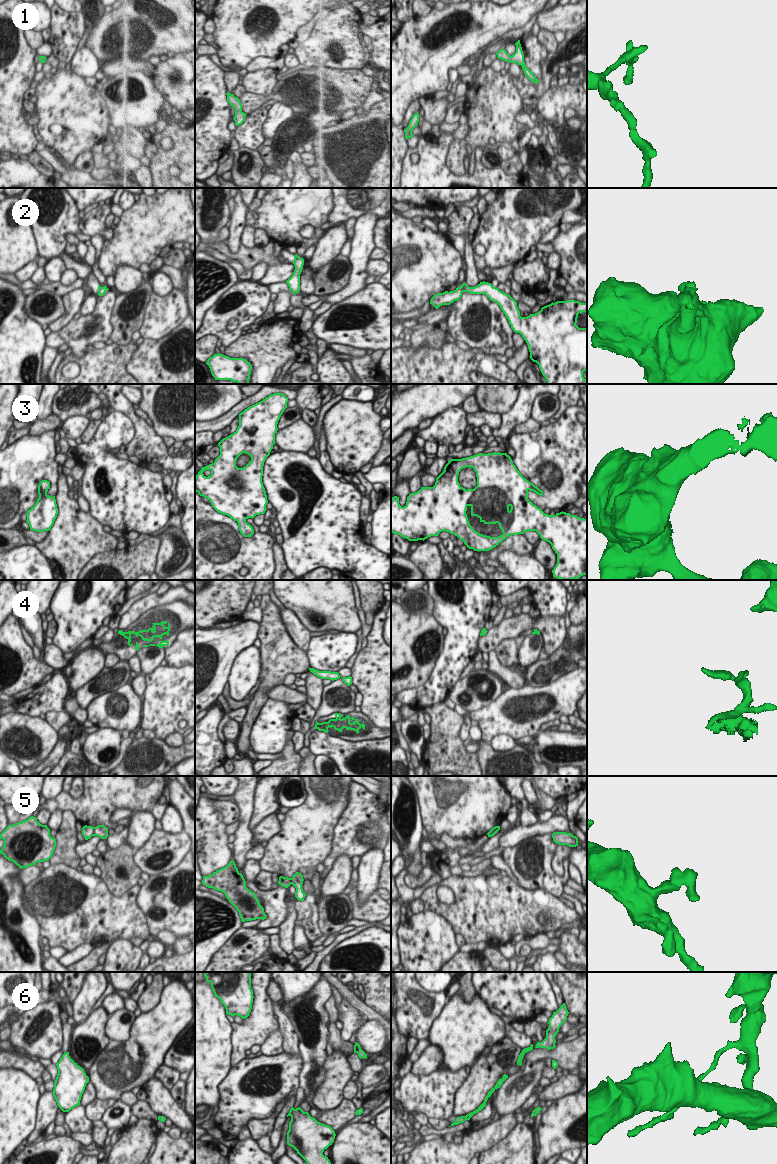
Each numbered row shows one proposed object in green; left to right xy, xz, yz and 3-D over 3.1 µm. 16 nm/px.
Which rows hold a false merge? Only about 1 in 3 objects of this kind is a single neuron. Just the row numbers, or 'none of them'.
4, 5, 6

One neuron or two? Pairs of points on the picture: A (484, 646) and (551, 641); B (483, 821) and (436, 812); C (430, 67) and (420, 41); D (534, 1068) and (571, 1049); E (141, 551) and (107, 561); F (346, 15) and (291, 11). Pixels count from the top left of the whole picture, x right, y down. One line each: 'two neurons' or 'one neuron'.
A: one neuron
B: one neuron
C: one neuron
D: two neurons
E: one neuron
F: two neurons

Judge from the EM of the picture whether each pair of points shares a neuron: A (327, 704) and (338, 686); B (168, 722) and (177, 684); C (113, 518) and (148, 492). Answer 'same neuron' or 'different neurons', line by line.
A: same neuron
B: same neuron
C: same neuron

